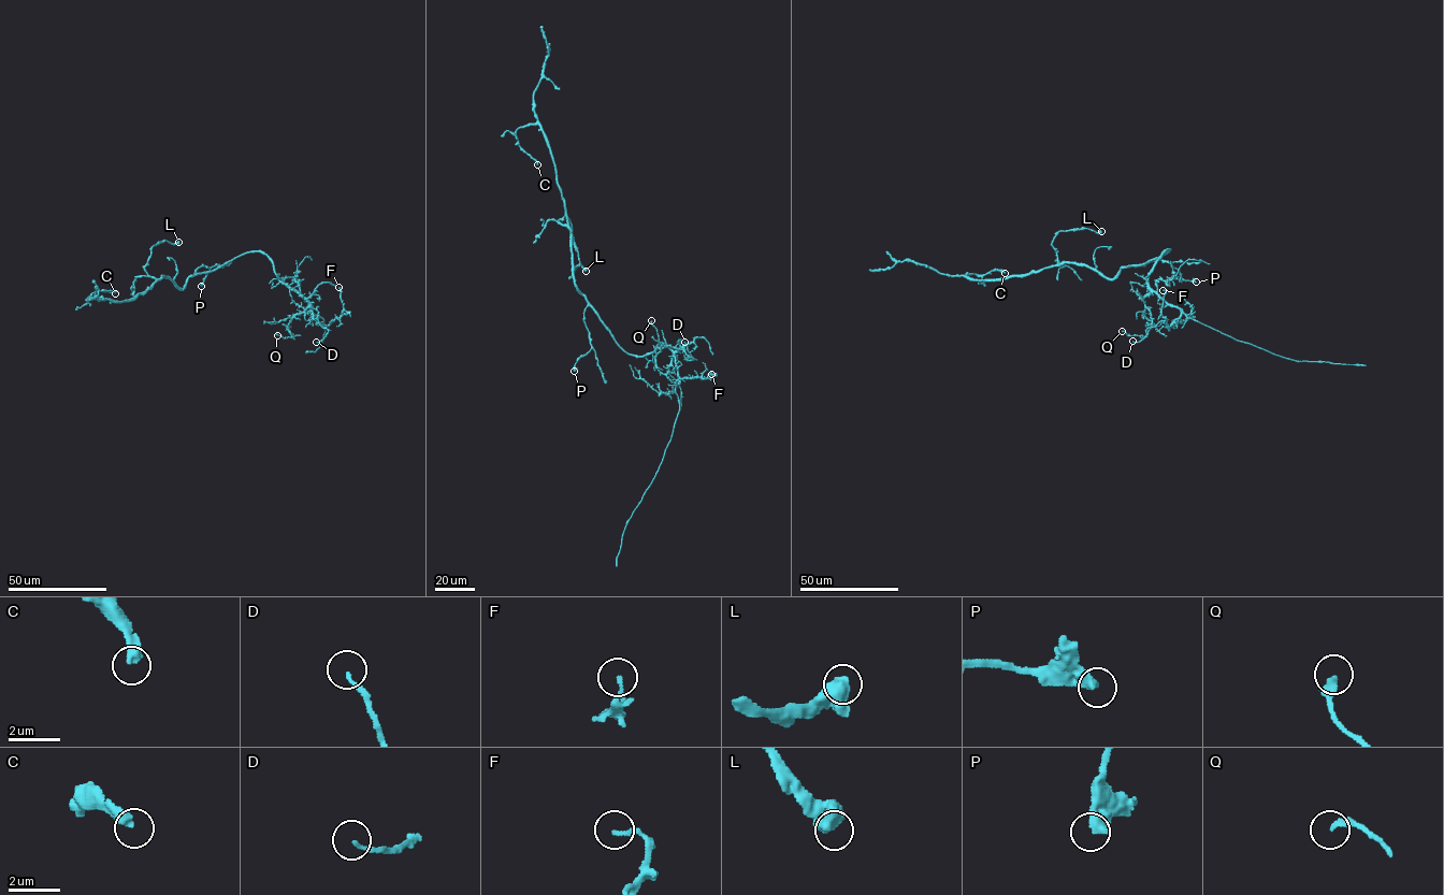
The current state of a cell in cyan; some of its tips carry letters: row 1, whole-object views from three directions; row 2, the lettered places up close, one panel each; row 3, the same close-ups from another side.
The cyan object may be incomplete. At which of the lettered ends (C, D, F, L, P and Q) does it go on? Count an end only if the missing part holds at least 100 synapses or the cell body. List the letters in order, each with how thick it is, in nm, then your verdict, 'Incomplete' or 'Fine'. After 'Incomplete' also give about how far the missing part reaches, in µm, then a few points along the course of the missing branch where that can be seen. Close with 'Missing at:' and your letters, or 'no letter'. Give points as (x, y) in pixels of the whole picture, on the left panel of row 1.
C: Thickness 360 nm. Fine
D: Thickness 150 nm. Fine
F: Thickness 150 nm. Fine
L: Thickness 440 nm. Fine
P: Thickness 500 nm. Fine
Q: Thickness 280 nm. Fine
Missing at: no letter

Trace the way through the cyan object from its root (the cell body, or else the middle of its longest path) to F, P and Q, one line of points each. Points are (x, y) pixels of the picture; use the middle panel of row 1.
F: (611, 333), (635, 355), (666, 344), (678, 371), (676, 385), (711, 374)
P: (611, 333), (588, 305), (583, 320), (591, 349), (577, 360), (574, 371)
Q: (611, 333), (635, 355), (648, 355), (661, 344), (683, 349), (664, 346), (656, 352), (660, 343), (651, 320)

